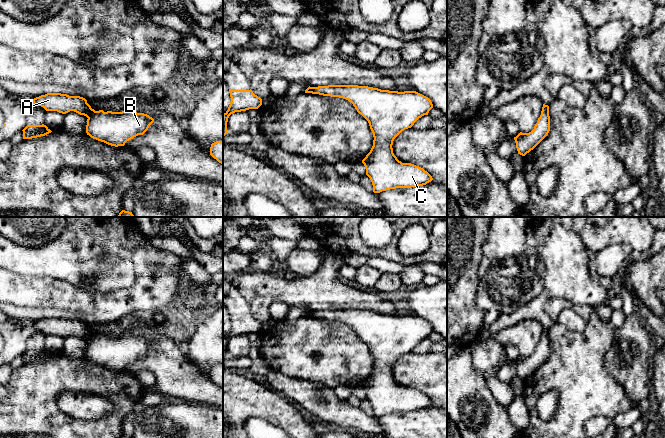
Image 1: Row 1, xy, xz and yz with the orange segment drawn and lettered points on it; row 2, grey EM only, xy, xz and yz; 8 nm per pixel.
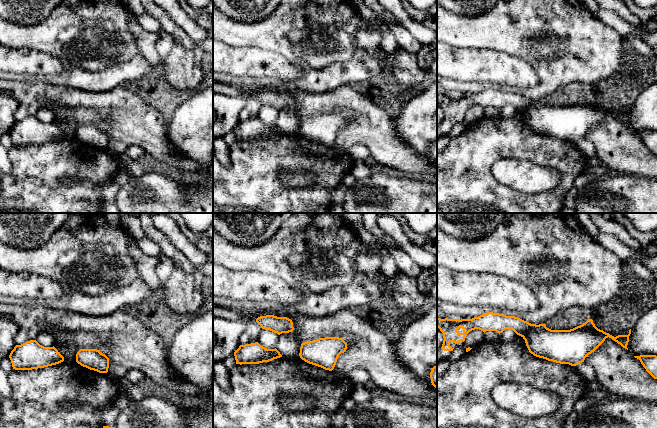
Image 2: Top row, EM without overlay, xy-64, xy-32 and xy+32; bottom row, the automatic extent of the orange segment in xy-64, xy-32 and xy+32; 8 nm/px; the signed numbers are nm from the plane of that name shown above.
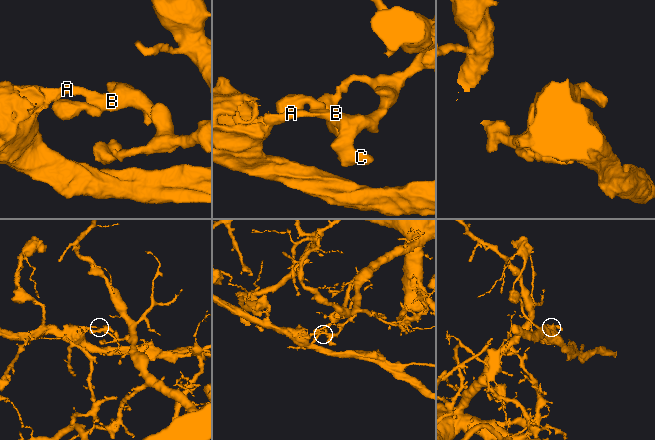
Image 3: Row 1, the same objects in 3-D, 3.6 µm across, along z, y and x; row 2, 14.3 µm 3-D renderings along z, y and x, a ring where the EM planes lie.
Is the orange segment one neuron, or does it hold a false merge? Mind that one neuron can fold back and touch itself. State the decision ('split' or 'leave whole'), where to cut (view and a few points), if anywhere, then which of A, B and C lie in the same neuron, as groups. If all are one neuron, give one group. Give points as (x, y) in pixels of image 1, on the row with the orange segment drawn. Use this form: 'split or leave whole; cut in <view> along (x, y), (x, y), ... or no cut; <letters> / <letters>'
split; cut in xy along (105, 112), (94, 114), (88, 119); A / B C

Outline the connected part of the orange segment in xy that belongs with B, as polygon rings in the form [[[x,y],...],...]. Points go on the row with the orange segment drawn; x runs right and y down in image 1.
[[[107,111],[87,119],[86,133],[93,139],[118,147],[143,135],[153,122],[154,119],[144,113]]]

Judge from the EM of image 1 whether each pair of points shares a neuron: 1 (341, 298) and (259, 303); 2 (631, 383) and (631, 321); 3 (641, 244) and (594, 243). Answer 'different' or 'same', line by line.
1: same
2: same
3: same

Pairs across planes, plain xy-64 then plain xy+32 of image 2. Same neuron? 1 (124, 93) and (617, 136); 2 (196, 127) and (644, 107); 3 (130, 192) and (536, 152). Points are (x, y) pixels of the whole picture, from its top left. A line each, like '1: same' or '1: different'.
1: same
2: same
3: different

